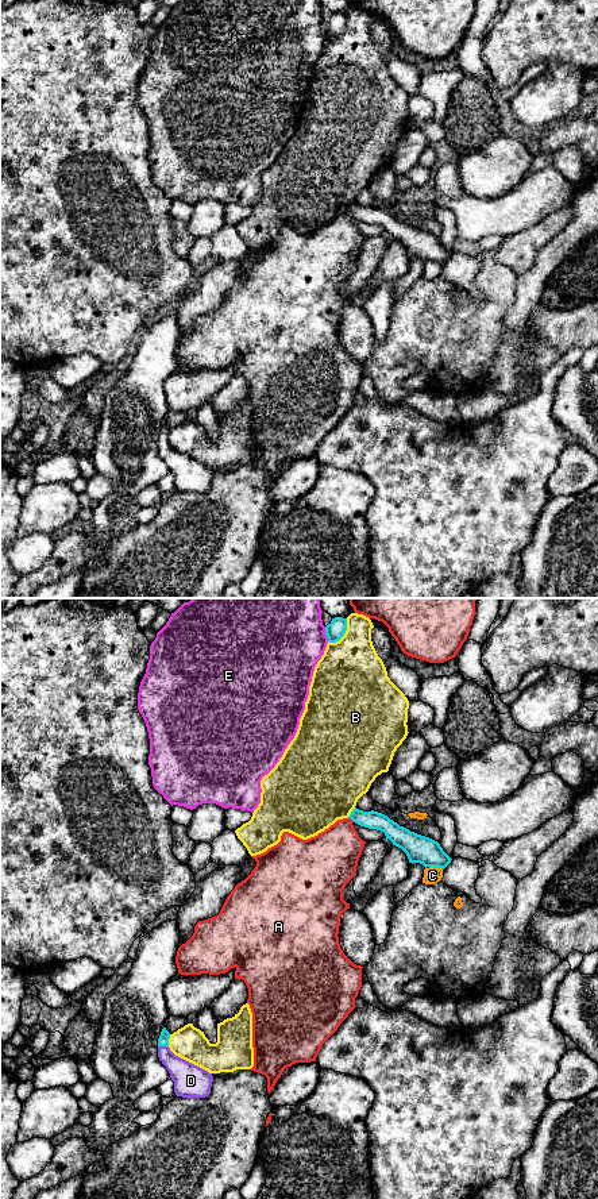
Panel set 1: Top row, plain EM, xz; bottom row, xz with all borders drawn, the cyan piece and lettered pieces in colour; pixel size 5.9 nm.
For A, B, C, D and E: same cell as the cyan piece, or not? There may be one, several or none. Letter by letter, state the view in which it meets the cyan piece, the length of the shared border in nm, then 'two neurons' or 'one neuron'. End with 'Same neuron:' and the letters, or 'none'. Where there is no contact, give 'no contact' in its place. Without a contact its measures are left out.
A: contact in xz; length 50 nm; two neurons
B: contact in xz; length 190 nm; two neurons
C: contact in xz; length 80 nm; two neurons
D: contact in xz; length 60 nm; one neuron
E: contact in xz; length 90 nm; two neurons
Same neuron: D

